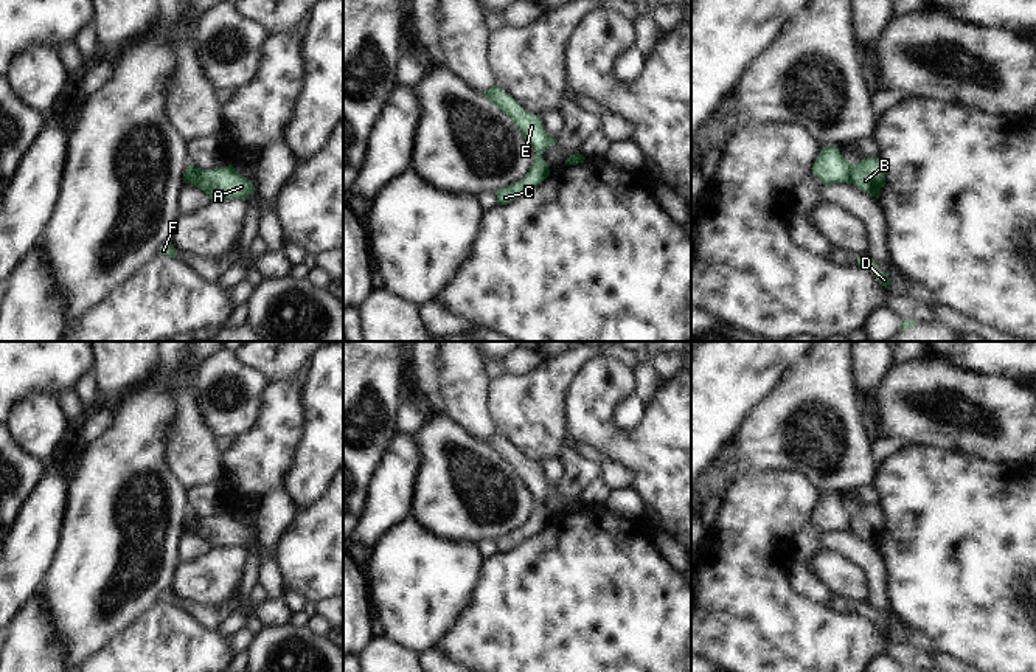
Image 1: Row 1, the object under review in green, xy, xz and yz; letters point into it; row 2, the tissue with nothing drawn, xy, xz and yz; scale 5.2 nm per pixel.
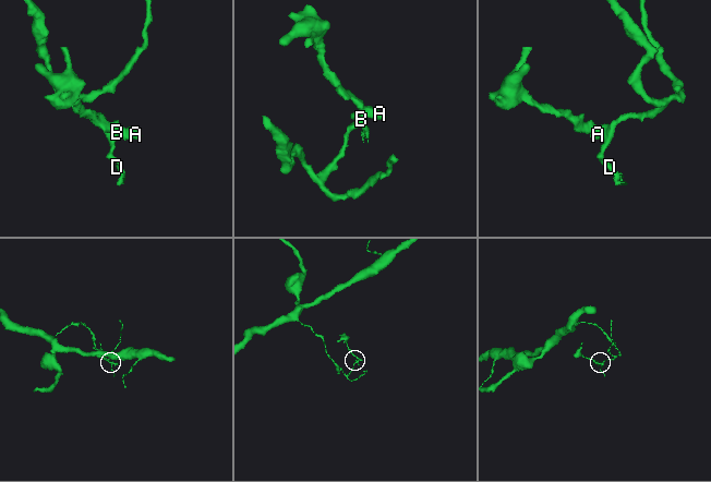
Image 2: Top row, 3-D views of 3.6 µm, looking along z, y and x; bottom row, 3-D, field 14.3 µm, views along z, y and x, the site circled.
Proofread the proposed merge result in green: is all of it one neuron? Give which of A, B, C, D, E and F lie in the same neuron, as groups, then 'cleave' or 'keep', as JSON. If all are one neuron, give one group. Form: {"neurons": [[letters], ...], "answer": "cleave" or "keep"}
{"neurons": [["A", "E"], ["B", "C", "D", "F"]], "answer": "cleave"}

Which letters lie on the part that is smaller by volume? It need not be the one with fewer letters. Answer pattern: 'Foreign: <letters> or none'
Foreign: A, E

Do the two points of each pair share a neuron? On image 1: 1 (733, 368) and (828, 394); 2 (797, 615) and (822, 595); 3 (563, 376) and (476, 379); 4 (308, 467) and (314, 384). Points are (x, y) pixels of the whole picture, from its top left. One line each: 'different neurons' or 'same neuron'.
1: different neurons
2: different neurons
3: different neurons
4: same neuron

